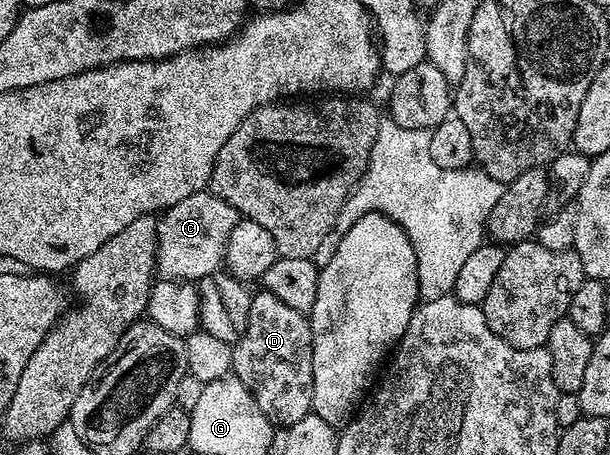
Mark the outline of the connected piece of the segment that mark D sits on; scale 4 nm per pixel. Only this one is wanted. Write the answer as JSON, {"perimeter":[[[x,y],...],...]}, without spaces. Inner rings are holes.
{"perimeter":[[[258,290],[250,297],[244,334],[232,345],[233,375],[244,382],[270,424],[287,428],[313,409],[312,330],[307,313],[292,310],[276,294]]]}

